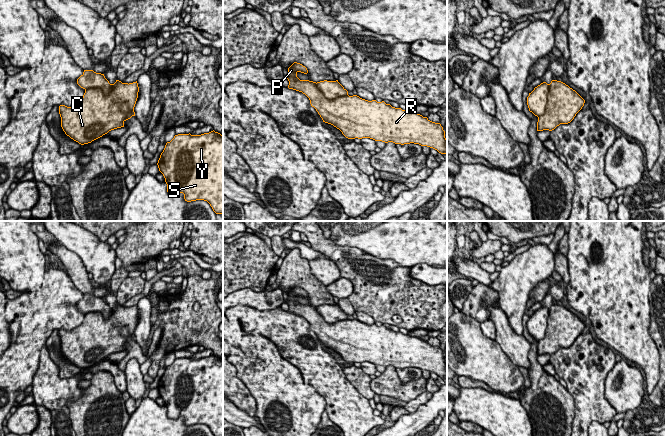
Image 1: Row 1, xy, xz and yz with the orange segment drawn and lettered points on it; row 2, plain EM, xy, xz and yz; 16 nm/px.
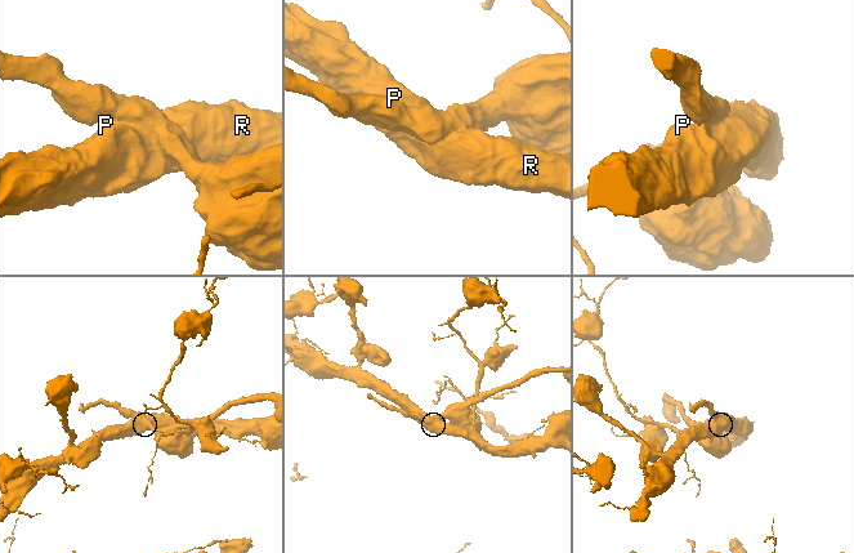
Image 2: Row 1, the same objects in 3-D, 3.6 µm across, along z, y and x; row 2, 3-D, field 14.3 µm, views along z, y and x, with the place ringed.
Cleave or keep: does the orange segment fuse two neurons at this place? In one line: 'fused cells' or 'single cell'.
fused cells

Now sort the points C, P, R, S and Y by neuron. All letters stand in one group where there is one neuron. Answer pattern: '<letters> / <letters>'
C P R / S Y

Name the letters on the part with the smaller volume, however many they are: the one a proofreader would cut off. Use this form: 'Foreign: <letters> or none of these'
Foreign: S, Y

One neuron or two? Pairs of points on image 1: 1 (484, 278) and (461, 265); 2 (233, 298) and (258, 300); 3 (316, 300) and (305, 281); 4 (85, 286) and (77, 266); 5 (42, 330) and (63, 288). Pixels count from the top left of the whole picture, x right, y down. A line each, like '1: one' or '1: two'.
1: one
2: one
3: one
4: one
5: one

